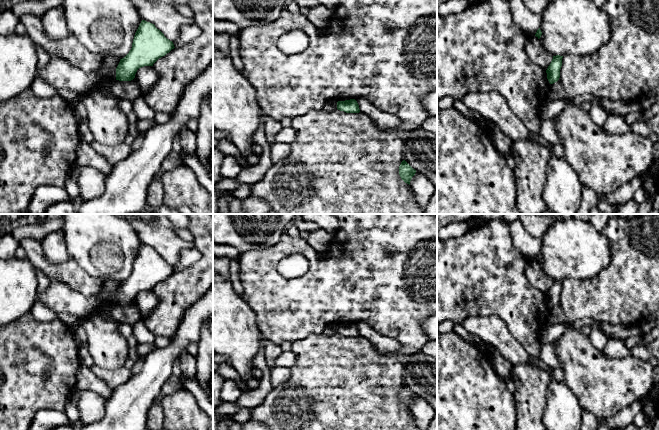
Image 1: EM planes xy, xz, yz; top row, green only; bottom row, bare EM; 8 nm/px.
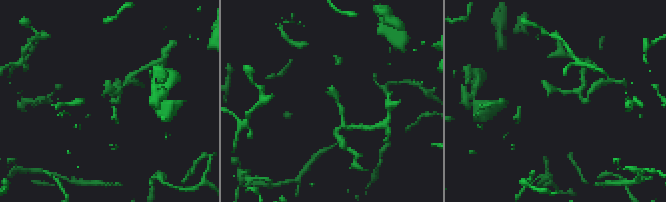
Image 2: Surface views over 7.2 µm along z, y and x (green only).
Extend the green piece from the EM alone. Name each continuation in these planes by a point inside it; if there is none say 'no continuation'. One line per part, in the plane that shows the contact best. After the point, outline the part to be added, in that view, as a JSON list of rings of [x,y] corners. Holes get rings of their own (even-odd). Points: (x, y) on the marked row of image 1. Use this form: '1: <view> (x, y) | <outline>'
no continuation

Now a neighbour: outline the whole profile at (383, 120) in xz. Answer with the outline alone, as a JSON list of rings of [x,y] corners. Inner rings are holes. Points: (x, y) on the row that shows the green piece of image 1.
[[[359,97],[355,100],[359,105],[360,112],[367,115],[378,128],[394,130],[400,124],[400,120],[396,116],[379,110],[367,98]]]

